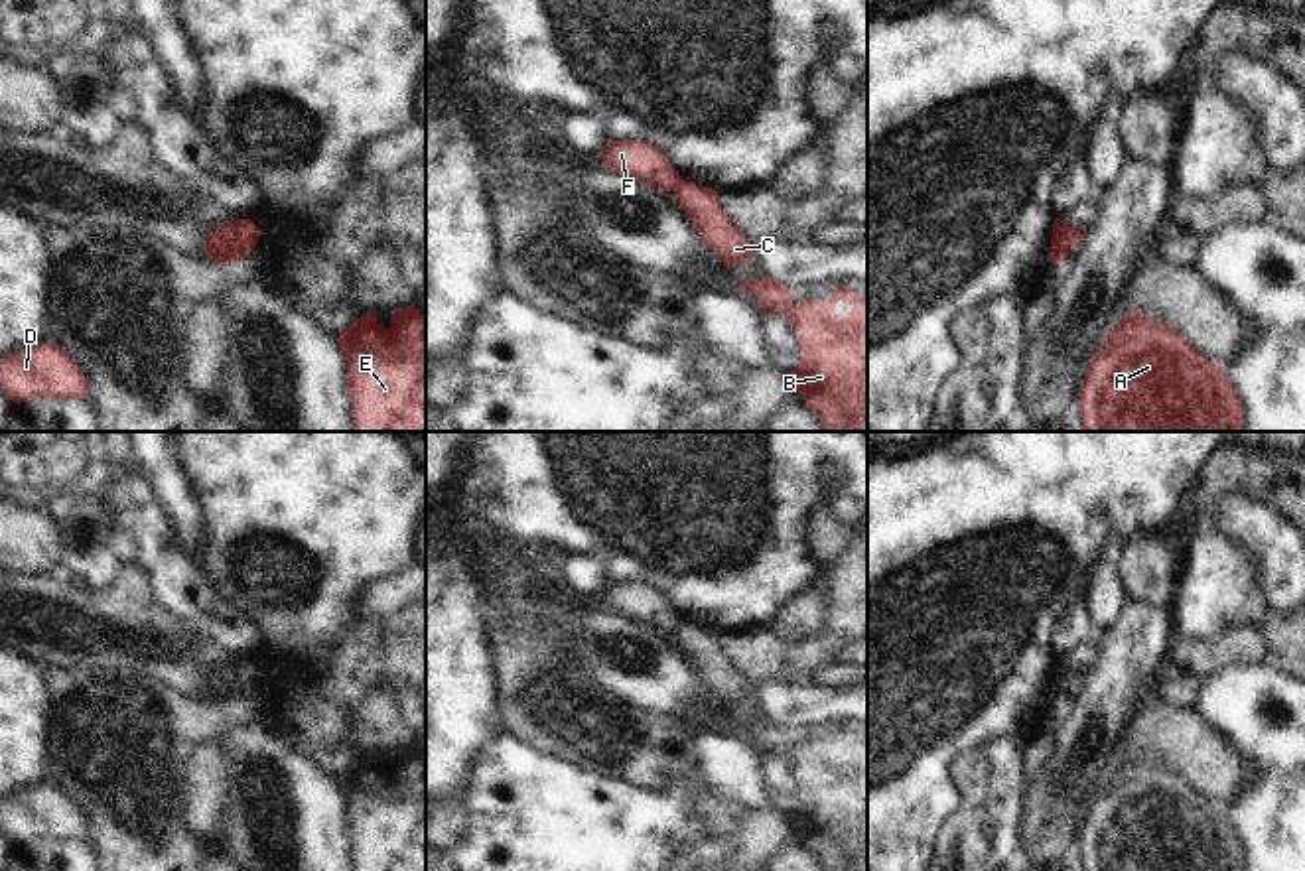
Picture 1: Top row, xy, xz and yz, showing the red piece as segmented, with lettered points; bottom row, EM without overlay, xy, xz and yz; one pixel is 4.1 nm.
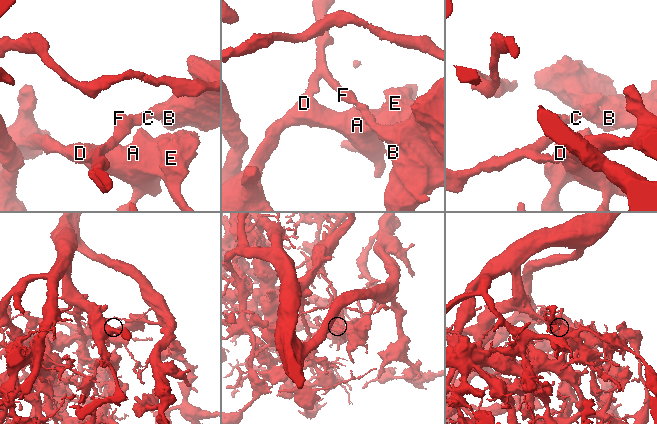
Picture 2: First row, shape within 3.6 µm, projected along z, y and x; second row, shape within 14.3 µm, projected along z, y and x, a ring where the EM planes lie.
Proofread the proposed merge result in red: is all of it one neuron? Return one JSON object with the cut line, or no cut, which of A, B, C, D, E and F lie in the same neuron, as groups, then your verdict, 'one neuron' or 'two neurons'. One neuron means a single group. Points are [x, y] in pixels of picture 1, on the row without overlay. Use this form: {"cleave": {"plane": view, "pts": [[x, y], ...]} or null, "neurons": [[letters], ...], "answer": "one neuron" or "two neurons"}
{"cleave": {"plane": "xy", "pts": [[235, 663], [235, 682], [241, 700]]}, "neurons": [["A", "D", "E", "F"], ["B", "C"]], "answer": "two neurons"}

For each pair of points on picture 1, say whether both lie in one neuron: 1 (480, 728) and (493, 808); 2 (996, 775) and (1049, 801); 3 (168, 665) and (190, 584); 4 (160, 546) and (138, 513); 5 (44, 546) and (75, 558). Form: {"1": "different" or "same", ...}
{"1": "different", "2": "different", "3": "different", "4": "same", "5": "different"}

